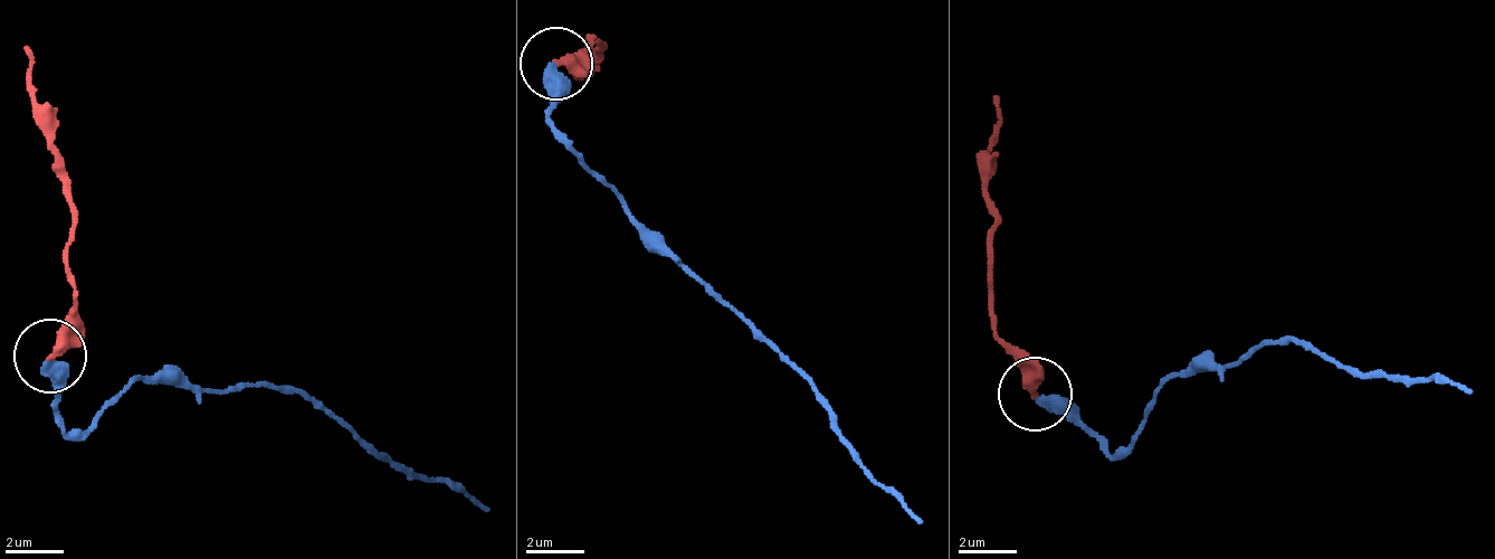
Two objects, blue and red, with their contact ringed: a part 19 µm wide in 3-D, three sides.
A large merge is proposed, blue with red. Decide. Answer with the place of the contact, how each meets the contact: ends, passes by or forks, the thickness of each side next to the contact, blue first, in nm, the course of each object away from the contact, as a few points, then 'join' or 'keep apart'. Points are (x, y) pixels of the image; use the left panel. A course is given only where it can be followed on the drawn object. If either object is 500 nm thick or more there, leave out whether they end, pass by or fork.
at (50, 356); blue ends there; red ends there; 440 nm thick on the blue side, 420 nm on the other; blue runs (48, 358), (74, 430), (132, 381), (304, 390), (371, 452), (488, 508); red runs (48, 358), (73, 293), (72, 235), (66, 164), (49, 148), (21, 49); join

